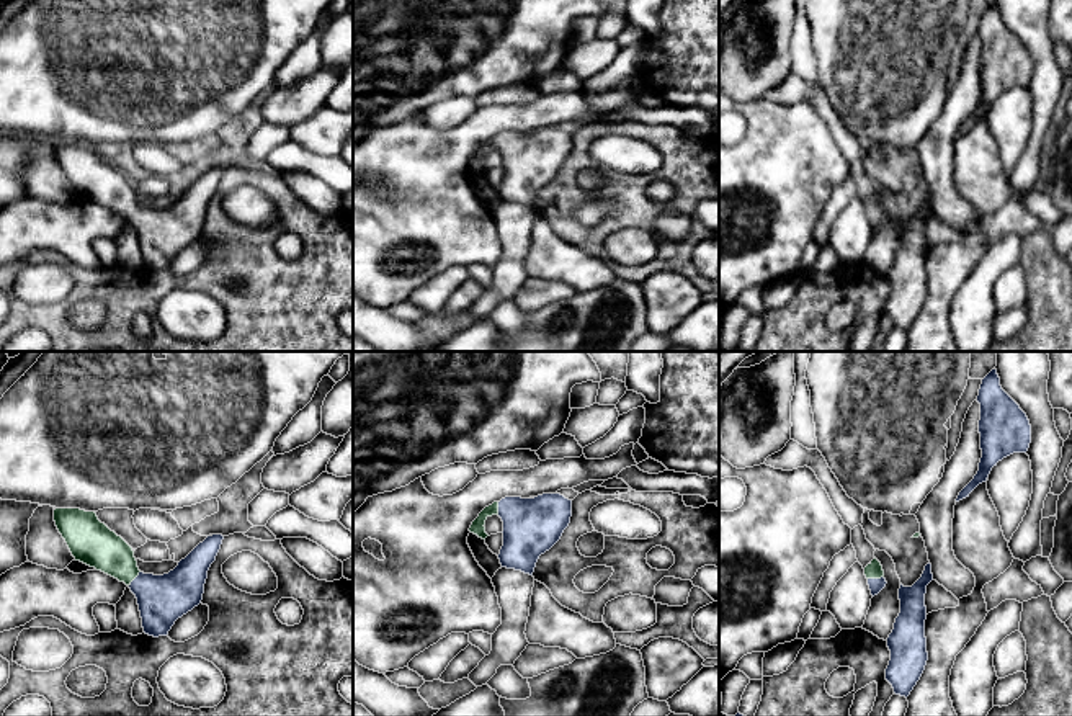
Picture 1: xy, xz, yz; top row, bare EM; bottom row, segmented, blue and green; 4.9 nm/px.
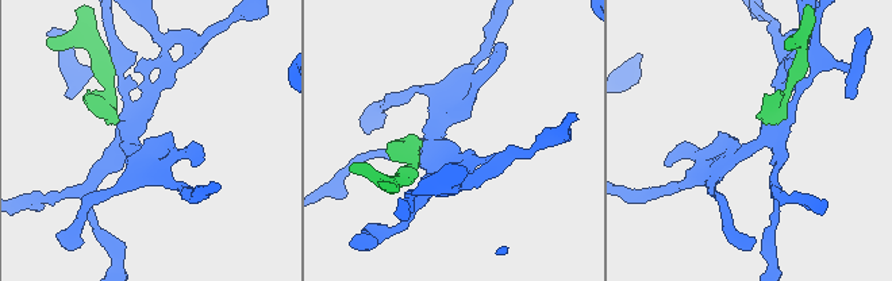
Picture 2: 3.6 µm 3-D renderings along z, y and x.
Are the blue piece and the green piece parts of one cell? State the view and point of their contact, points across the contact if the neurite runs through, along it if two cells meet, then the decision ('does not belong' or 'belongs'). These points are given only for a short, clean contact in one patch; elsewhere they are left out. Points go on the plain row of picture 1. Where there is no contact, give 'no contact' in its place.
meets blue in yz at (875, 213); runs through yz (876, 219), (875, 213), (875, 203); belongs

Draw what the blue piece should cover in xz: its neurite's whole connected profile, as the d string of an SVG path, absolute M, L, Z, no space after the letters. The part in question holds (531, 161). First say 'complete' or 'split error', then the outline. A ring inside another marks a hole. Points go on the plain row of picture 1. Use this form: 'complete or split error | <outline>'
split error | M561 128L534 132L505 131L485 141L469 165L485 173L485 154L498 149L503 155L502 201L533 209L541 188L549 185L570 157L572 134Z

